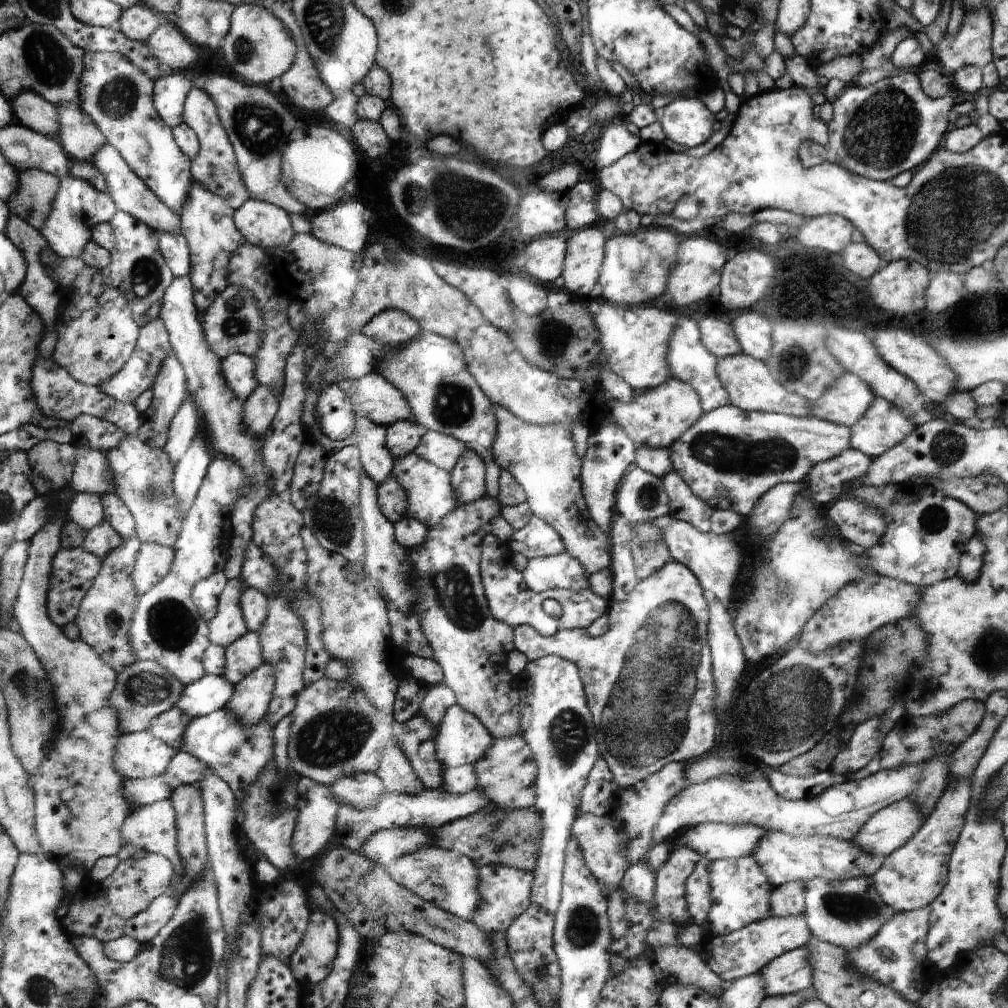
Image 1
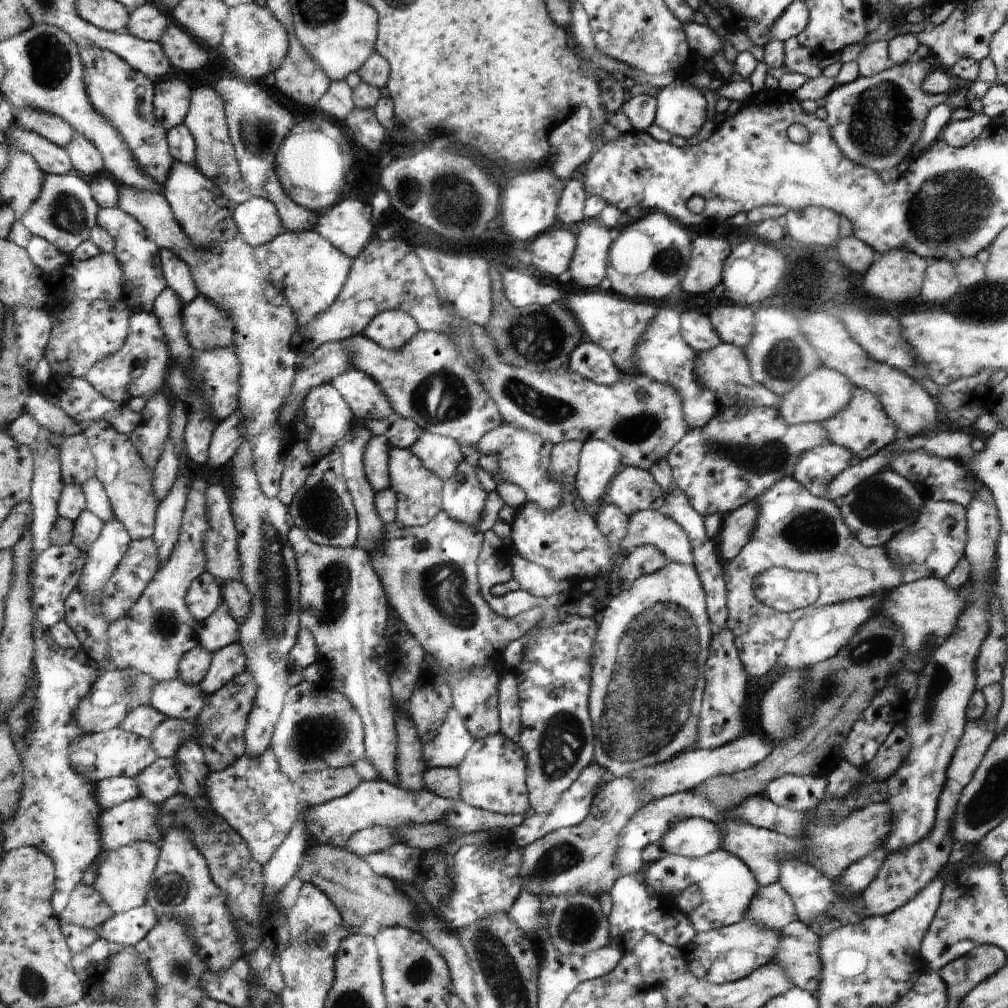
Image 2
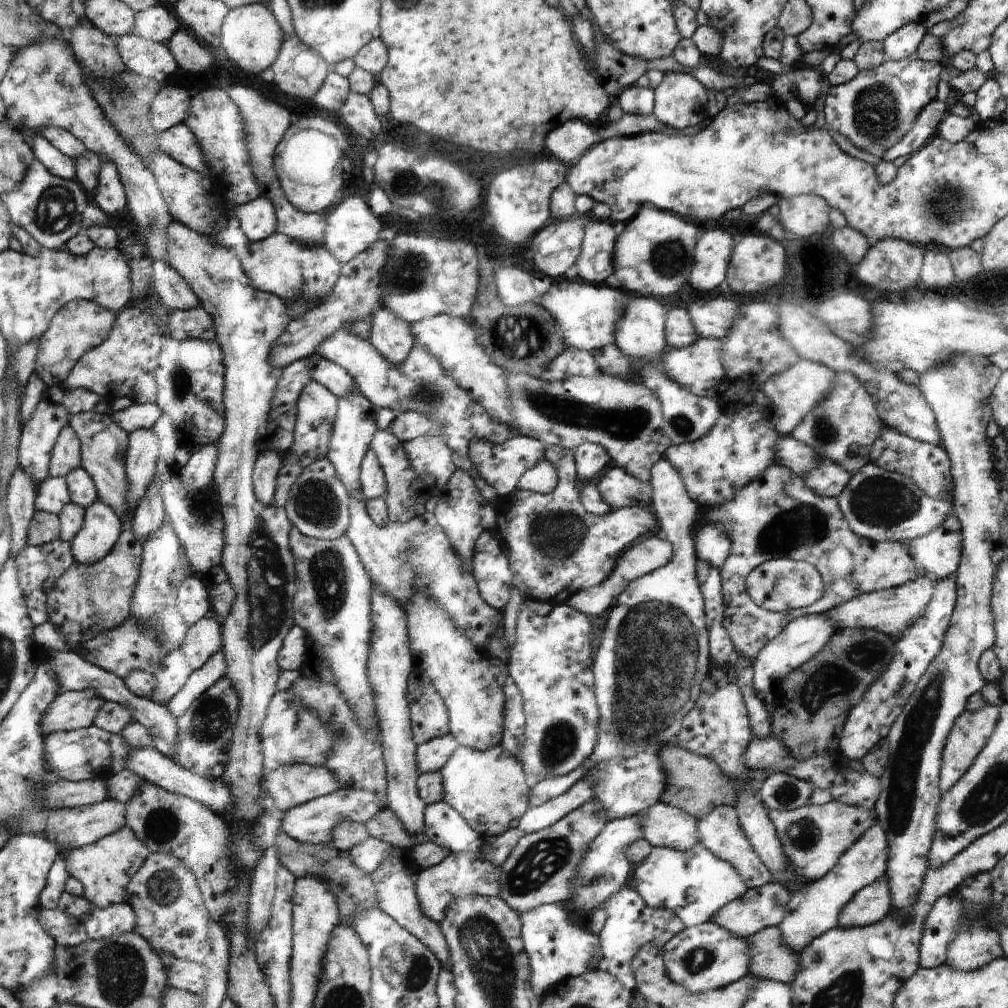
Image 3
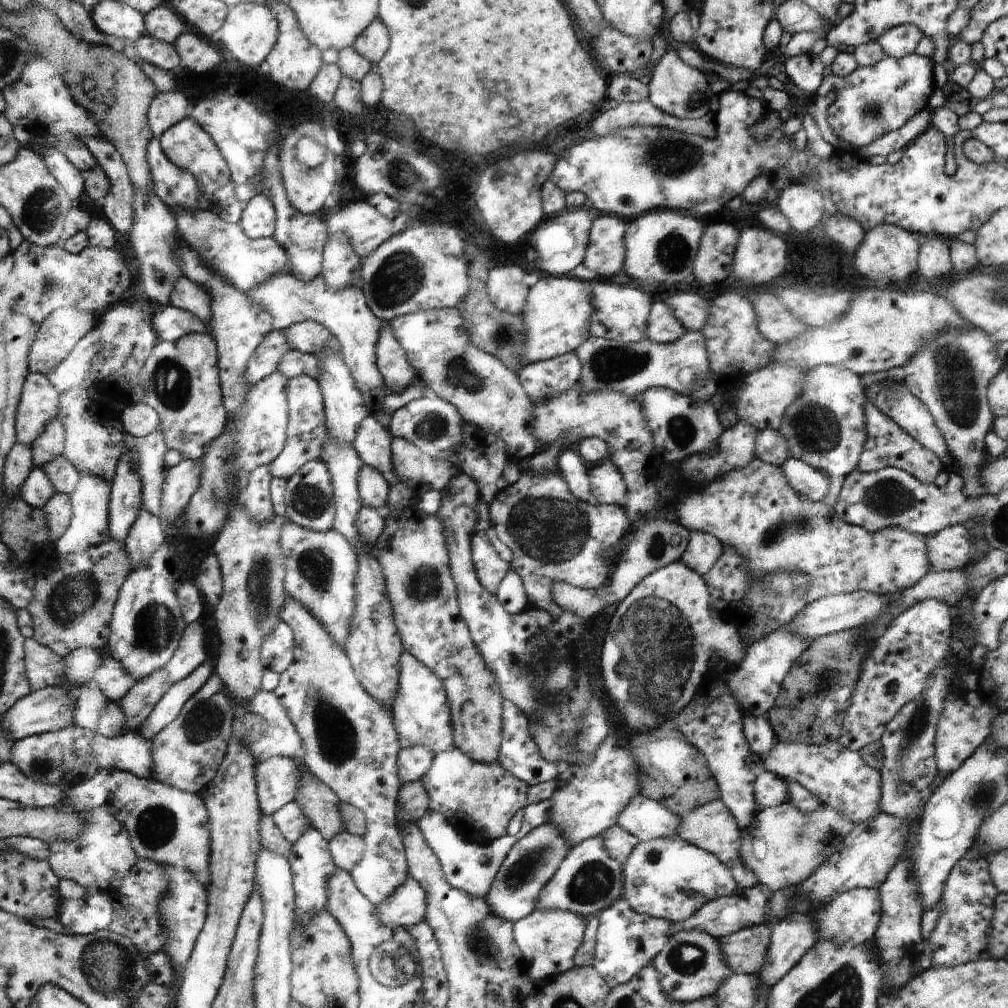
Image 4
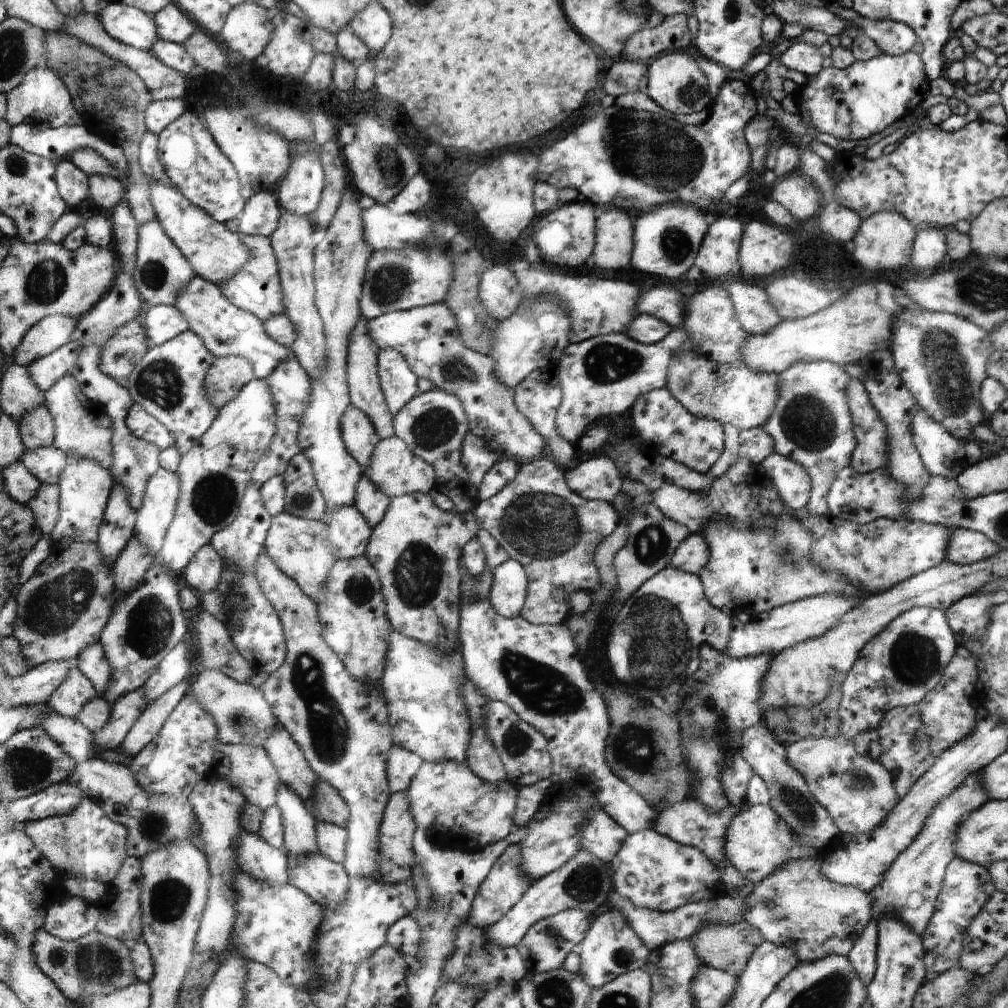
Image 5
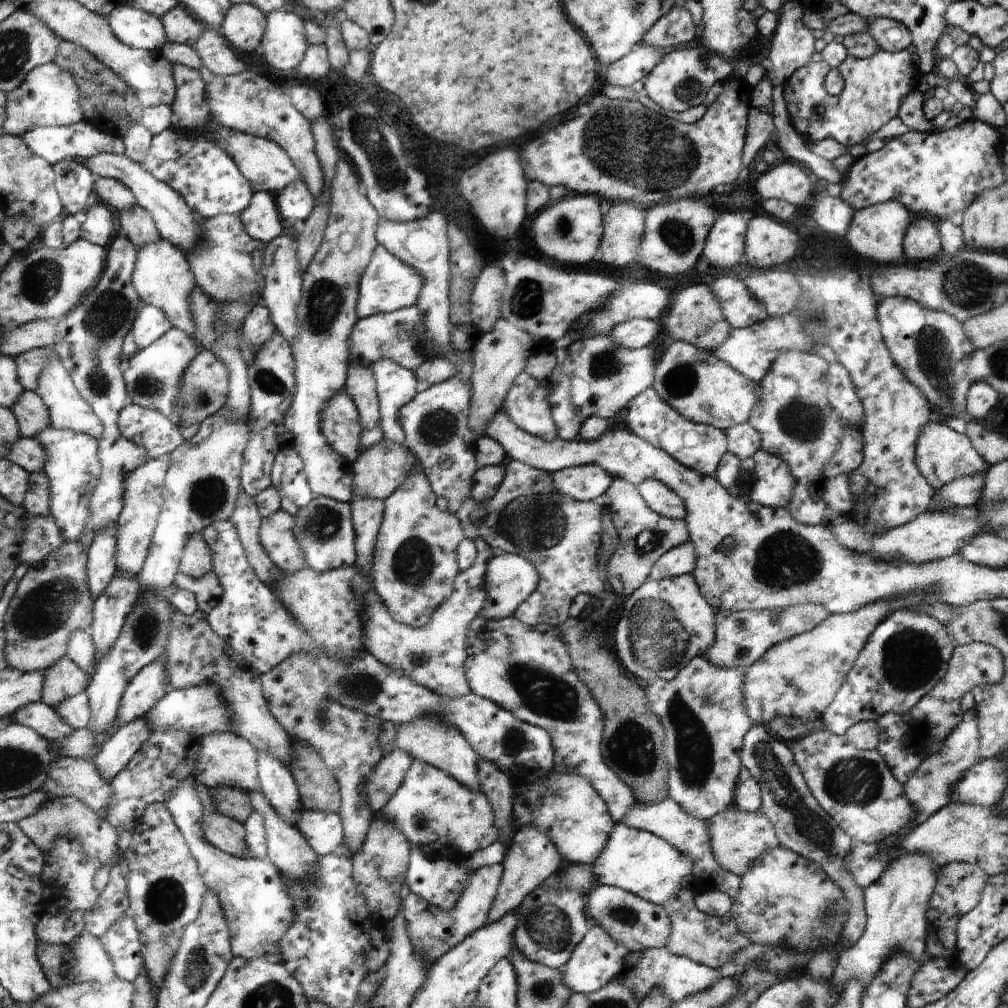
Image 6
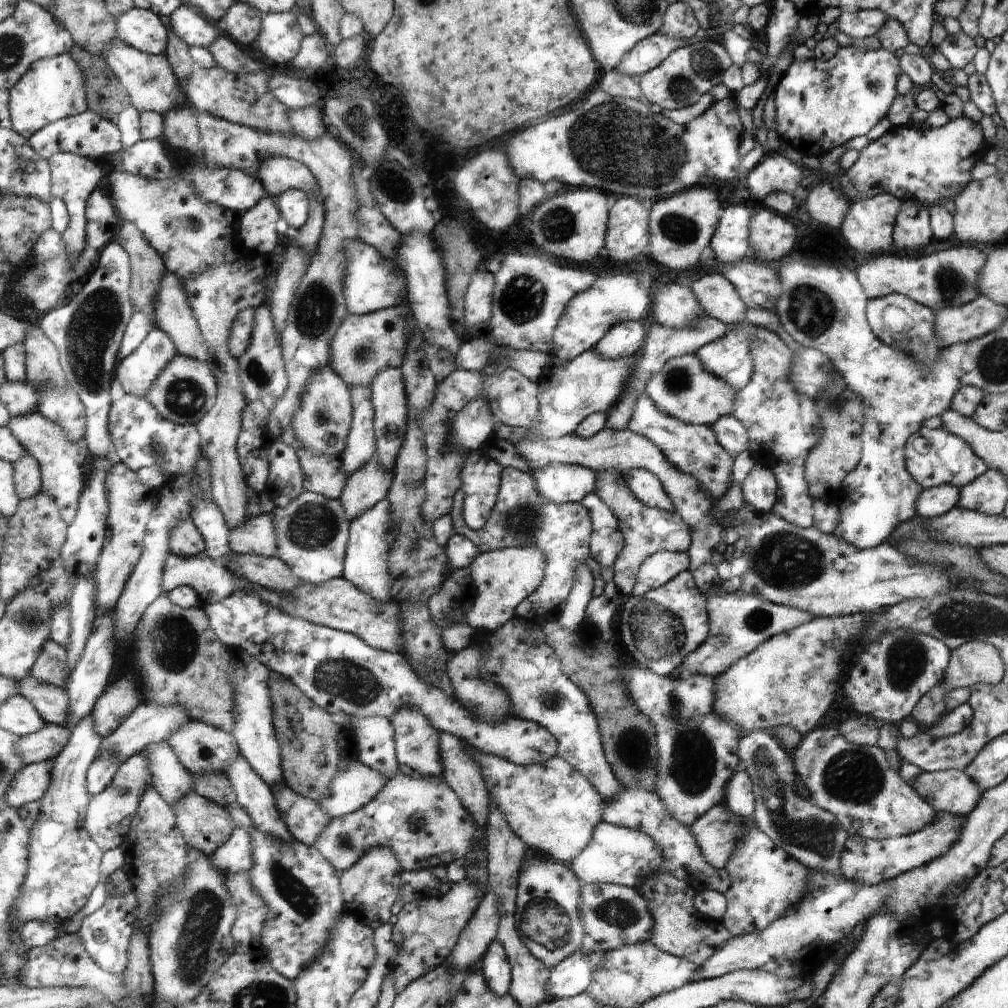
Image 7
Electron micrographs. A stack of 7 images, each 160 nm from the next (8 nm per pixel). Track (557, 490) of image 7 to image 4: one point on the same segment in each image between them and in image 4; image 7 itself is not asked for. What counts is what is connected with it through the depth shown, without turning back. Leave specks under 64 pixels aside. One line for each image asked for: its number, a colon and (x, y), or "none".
4: (608, 486)
5: (598, 479)
6: (585, 482)

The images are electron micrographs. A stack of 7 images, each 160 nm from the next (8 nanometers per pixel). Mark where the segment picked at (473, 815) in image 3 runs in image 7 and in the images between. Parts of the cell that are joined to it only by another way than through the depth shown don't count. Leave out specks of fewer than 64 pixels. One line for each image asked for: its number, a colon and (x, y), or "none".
4: (479, 799)
5: (446, 796)
6: (439, 815)
7: (422, 819)

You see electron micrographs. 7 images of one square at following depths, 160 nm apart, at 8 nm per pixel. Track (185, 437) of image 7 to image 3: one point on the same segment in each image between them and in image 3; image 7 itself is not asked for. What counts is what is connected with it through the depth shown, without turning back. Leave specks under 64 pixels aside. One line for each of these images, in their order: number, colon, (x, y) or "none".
3: (138, 416)
4: (140, 420)
5: (142, 424)
6: (147, 427)

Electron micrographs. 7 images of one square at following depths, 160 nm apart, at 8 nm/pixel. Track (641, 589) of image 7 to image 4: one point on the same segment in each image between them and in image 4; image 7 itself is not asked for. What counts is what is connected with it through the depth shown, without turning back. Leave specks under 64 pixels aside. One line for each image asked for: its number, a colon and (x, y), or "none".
4: (704, 550)
5: (692, 555)
6: (682, 559)

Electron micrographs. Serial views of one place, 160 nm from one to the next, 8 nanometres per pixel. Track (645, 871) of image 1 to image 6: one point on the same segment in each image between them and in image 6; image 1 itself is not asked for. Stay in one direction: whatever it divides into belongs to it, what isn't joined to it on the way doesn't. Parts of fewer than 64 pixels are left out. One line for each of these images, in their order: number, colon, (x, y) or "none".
2: (638, 910)
3: (631, 922)
4: (626, 940)
5: (611, 947)
6: (598, 958)

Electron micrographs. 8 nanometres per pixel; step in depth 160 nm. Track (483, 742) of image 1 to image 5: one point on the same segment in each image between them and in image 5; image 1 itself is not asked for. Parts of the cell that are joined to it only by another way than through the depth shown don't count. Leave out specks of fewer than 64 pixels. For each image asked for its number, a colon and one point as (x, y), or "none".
2: (448, 748)
3: (431, 756)
4: (414, 762)
5: (403, 765)

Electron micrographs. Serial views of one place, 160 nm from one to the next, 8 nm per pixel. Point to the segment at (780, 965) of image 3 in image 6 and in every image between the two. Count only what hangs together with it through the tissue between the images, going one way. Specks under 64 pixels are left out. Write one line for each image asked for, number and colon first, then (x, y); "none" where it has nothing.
4: (745, 952)
5: (728, 947)
6: (713, 941)

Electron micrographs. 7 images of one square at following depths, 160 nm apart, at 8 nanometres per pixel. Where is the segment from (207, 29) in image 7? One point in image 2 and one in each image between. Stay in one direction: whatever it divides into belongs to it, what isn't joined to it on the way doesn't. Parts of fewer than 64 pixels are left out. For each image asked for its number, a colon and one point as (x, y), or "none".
2: (146, 22)
3: (156, 24)
4: (162, 23)
5: (173, 25)
6: (180, 27)

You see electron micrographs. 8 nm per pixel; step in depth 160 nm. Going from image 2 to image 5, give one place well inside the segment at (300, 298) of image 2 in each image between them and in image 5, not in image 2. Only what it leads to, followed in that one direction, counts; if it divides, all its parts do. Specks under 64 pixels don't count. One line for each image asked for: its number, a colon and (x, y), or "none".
3: (280, 265)
4: (245, 263)
5: (215, 253)

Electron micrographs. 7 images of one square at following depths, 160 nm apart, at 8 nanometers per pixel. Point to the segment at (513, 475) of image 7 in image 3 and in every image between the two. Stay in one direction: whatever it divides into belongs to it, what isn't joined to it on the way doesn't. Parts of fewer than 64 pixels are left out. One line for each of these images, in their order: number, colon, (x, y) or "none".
3: (557, 548)
4: (553, 535)
5: (552, 531)
6: (560, 536)

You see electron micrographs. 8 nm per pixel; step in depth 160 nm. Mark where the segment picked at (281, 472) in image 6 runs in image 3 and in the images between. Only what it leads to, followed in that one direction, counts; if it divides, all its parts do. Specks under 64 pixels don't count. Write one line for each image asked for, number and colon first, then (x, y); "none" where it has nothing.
3: (318, 503)
4: (309, 496)
5: (303, 497)

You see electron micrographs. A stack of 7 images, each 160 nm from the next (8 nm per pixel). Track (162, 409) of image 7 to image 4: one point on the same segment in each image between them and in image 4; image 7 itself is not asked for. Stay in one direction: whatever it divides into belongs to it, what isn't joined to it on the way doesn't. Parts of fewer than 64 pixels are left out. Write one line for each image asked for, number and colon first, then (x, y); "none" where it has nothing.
4: (269, 355)
5: (226, 377)
6: (205, 388)

